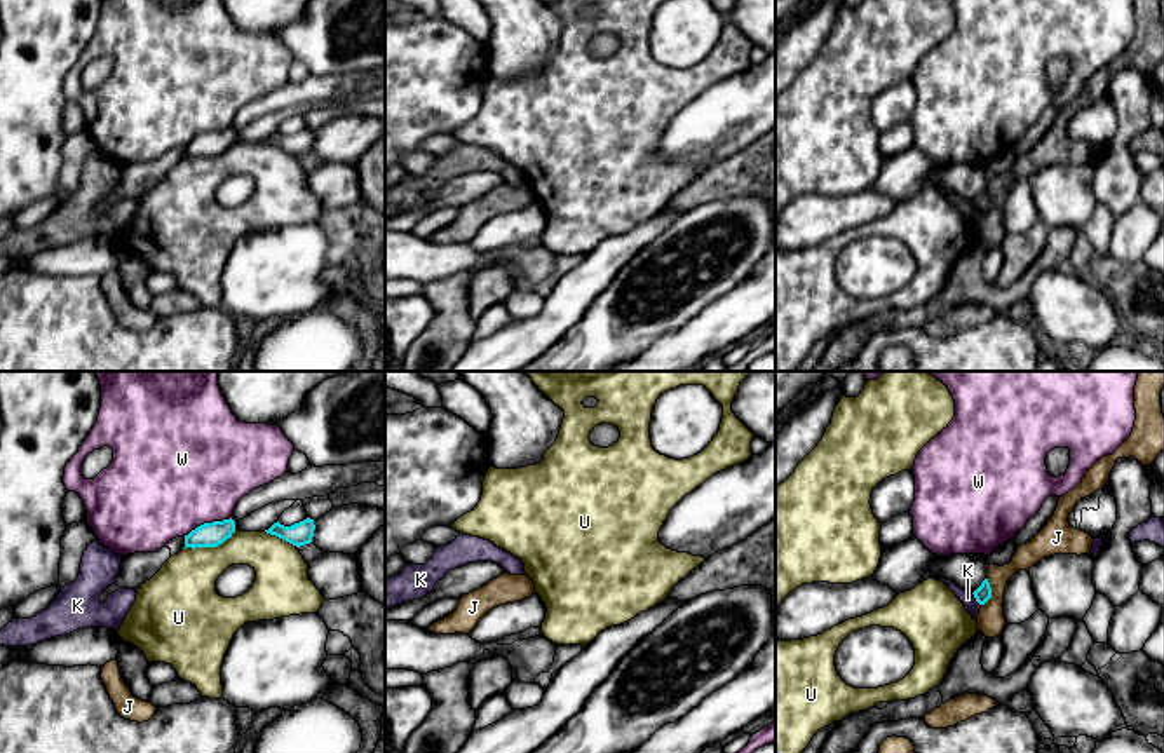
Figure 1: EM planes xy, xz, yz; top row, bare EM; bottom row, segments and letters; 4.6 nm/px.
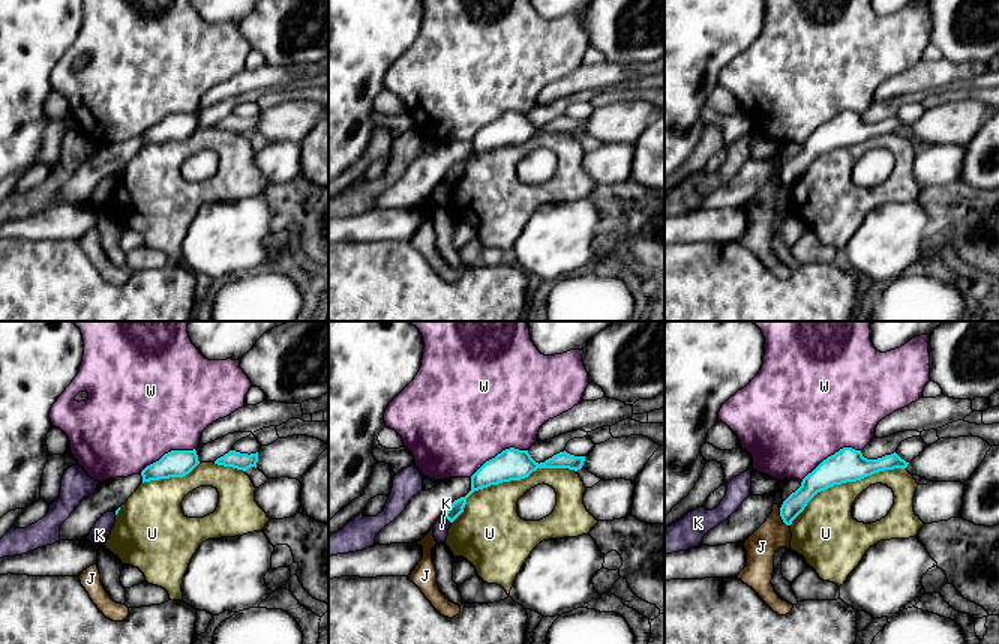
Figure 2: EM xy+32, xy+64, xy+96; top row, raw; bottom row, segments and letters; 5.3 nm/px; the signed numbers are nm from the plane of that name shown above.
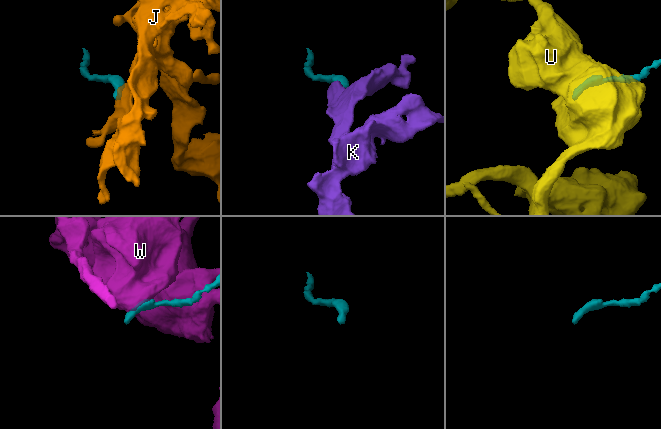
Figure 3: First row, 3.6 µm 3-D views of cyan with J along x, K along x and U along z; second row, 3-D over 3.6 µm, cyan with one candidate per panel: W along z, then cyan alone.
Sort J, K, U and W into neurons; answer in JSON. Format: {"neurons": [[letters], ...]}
{"neurons": [["J"], ["K"], ["U"], ["W"]]}

